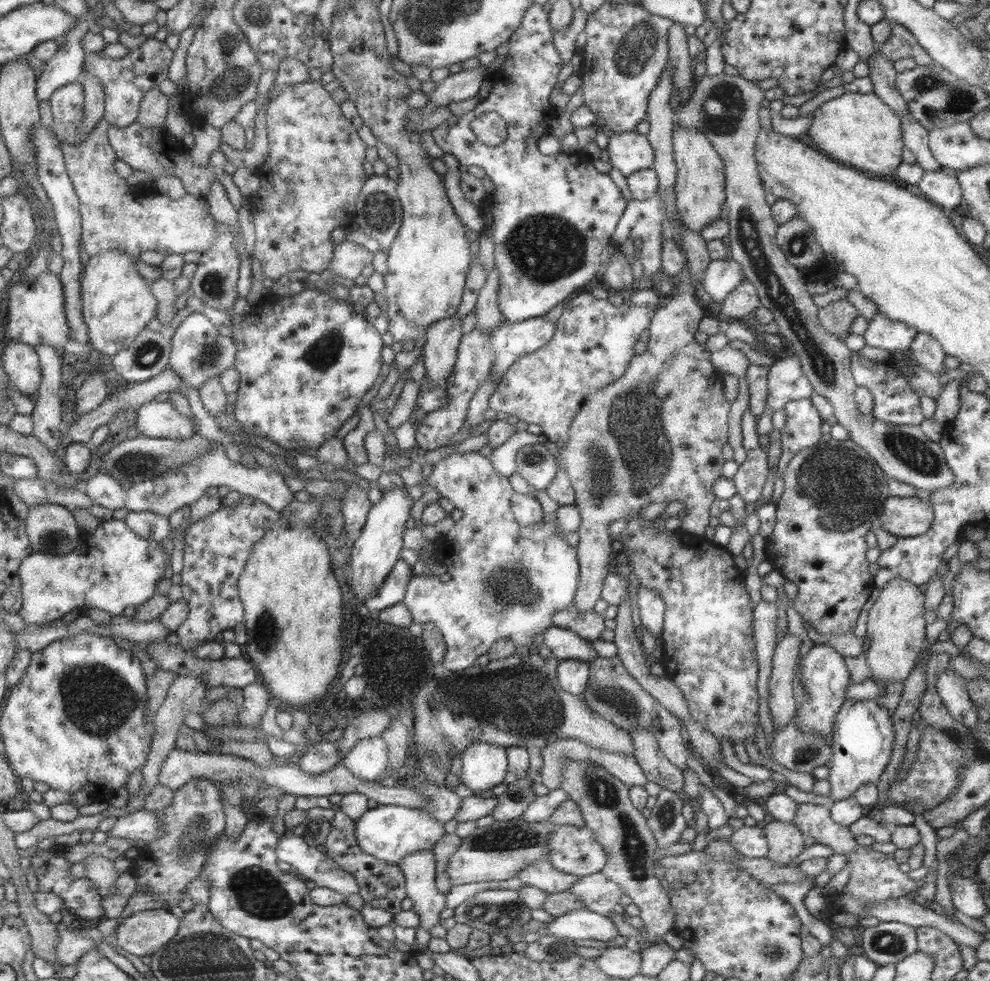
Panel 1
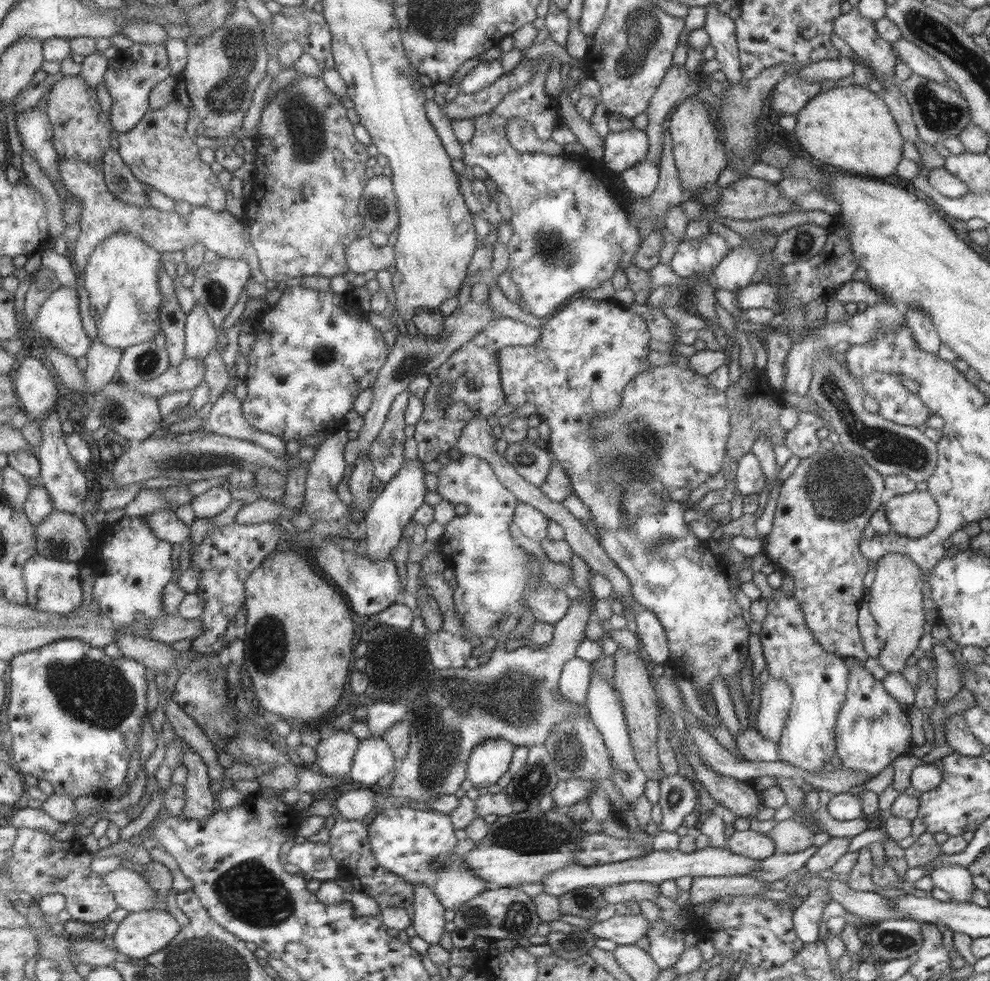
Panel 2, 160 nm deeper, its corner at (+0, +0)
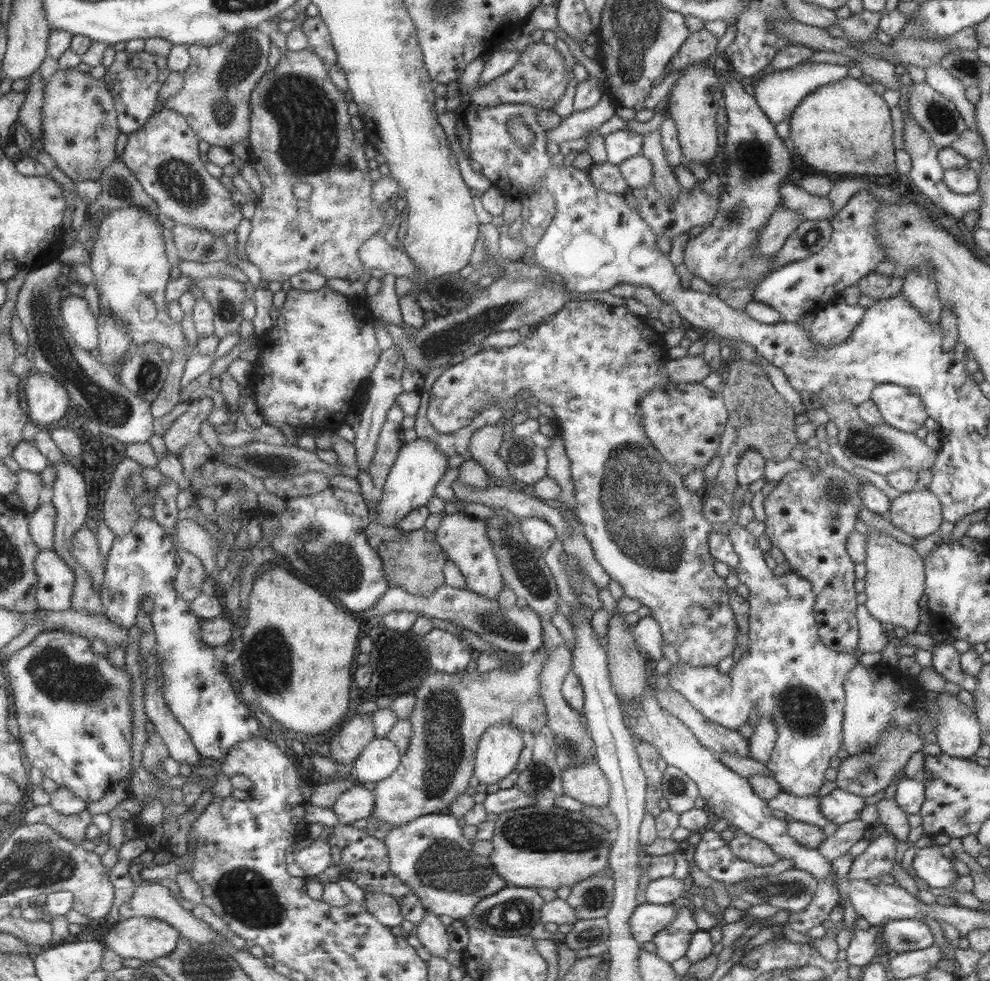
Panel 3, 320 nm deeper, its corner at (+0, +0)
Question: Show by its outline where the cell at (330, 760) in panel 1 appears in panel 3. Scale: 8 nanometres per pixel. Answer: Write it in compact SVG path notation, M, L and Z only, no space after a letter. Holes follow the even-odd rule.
M357 714L342 725L341 730L329 741L329 760L337 764L351 764L357 759L361 750L373 738L373 720L371 715Z

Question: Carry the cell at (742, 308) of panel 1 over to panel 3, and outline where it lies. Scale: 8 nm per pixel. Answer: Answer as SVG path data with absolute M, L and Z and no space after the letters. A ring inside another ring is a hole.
M859 189L832 217L830 240L820 252L771 270L755 287L752 300L763 302L779 314L780 320L795 323L799 317L822 308L840 298L842 291L855 285L863 276L883 262L885 248L875 238L876 210L880 199L865 189Z

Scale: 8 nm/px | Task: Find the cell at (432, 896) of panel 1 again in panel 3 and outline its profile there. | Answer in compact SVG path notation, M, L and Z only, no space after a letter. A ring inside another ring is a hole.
M424 911L423 920L416 926L415 936L423 948L427 949L430 956L444 958L449 952L449 941L447 938L448 928L439 922L439 916Z

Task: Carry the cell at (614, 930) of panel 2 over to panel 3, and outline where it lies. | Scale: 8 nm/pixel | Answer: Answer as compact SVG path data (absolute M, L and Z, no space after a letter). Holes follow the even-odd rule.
M645 901L637 905L629 921L631 936L640 946L651 941L659 929L675 918L677 911L671 903L653 904Z

